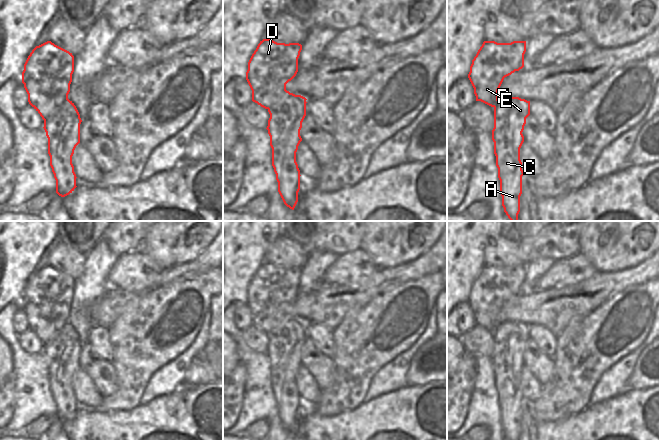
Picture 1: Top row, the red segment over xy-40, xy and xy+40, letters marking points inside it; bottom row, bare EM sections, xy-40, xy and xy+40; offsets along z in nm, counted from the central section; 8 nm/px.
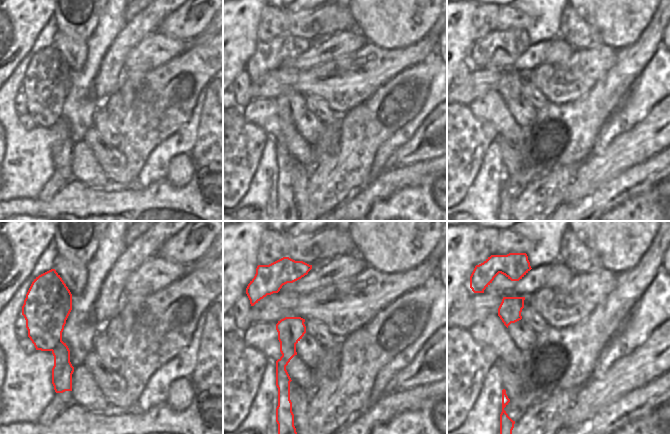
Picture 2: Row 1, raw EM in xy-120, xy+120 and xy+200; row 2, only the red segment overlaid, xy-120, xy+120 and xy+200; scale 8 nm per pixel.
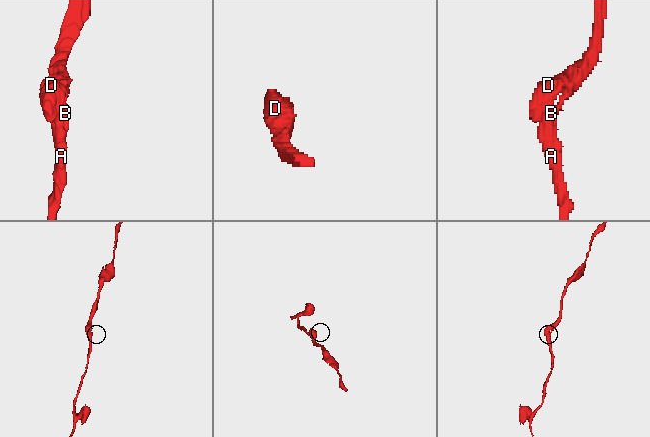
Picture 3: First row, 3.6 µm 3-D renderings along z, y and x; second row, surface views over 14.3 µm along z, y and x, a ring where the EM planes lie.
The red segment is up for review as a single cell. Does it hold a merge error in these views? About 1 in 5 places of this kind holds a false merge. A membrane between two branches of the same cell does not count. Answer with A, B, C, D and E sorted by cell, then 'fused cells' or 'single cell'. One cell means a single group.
A B C D E; single cell

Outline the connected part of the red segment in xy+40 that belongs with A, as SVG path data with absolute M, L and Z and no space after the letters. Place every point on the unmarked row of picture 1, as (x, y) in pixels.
M484 265L472 284L468 302L476 325L494 332L492 364L500 404L502 430L507 440L518 440L522 418L522 386L520 372L530 325L519 321L498 323L498 314L505 301L524 291L526 265L497 267Z

